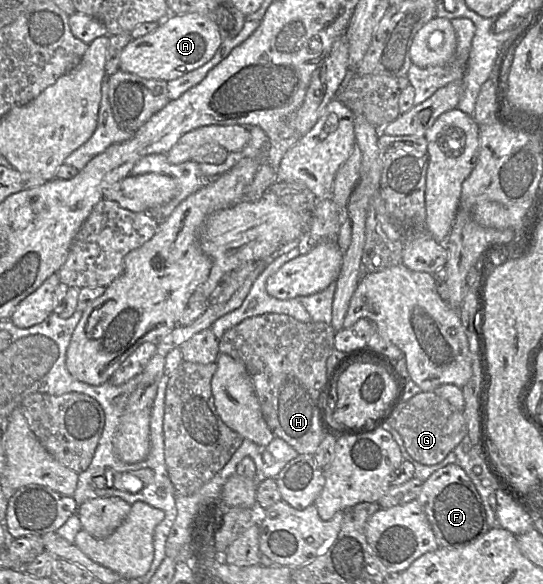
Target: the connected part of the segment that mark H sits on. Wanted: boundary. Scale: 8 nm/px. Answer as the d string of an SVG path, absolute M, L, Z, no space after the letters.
M266 313L247 318L230 328L218 343L219 354L227 354L245 365L269 429L298 454L313 455L324 437L321 401L329 382L326 362L334 348L335 334L333 327L327 323L304 323L286 314Z

